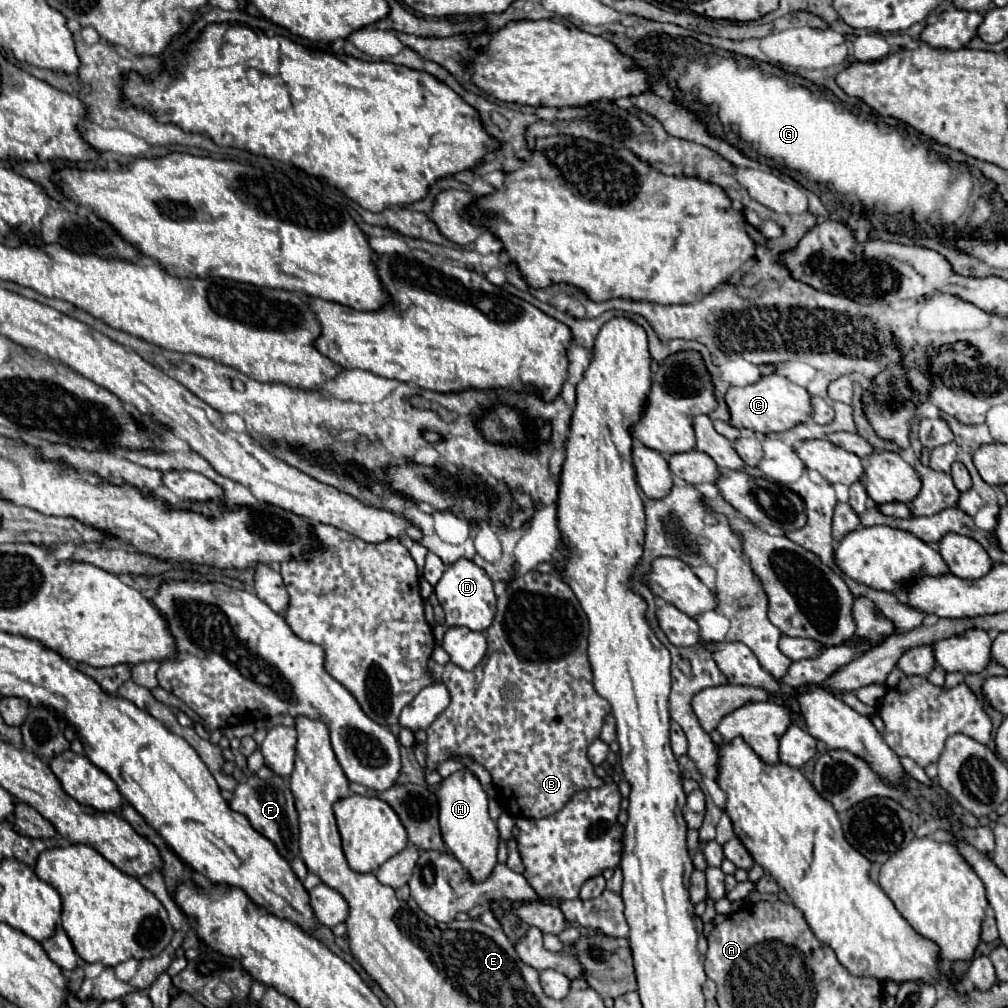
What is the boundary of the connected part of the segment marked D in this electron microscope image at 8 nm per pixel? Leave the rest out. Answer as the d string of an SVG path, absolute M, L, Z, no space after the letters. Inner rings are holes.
M461 557L455 563L447 565L443 577L435 585L435 595L445 611L447 625L463 625L473 631L485 631L491 625L493 613L495 613L495 593L493 593L493 581L473 561Z

